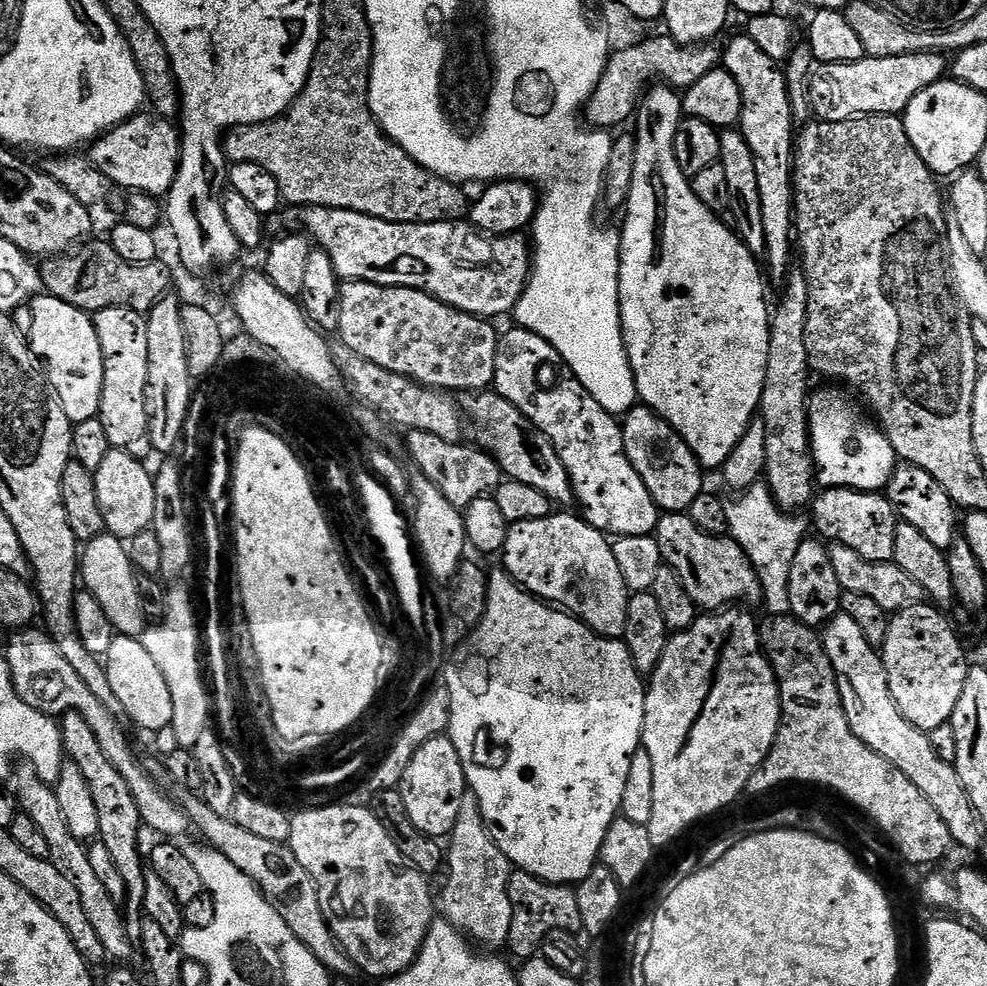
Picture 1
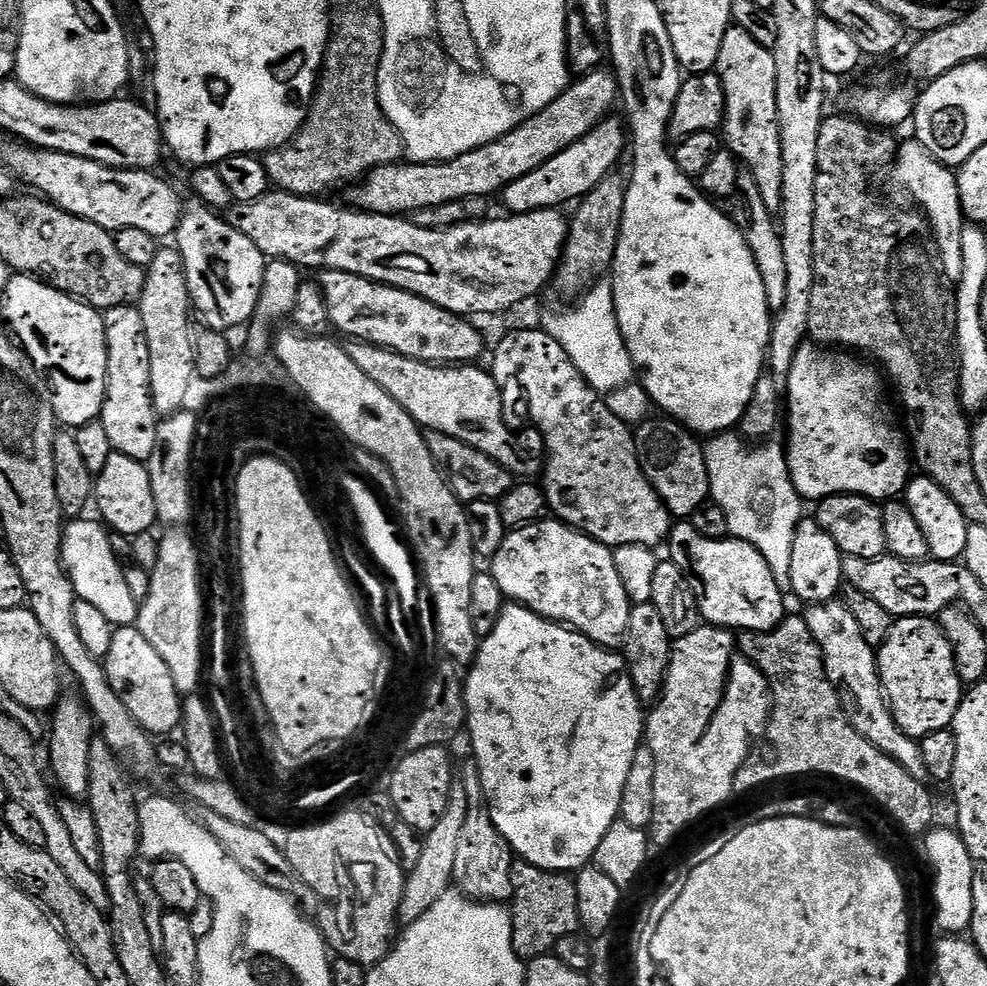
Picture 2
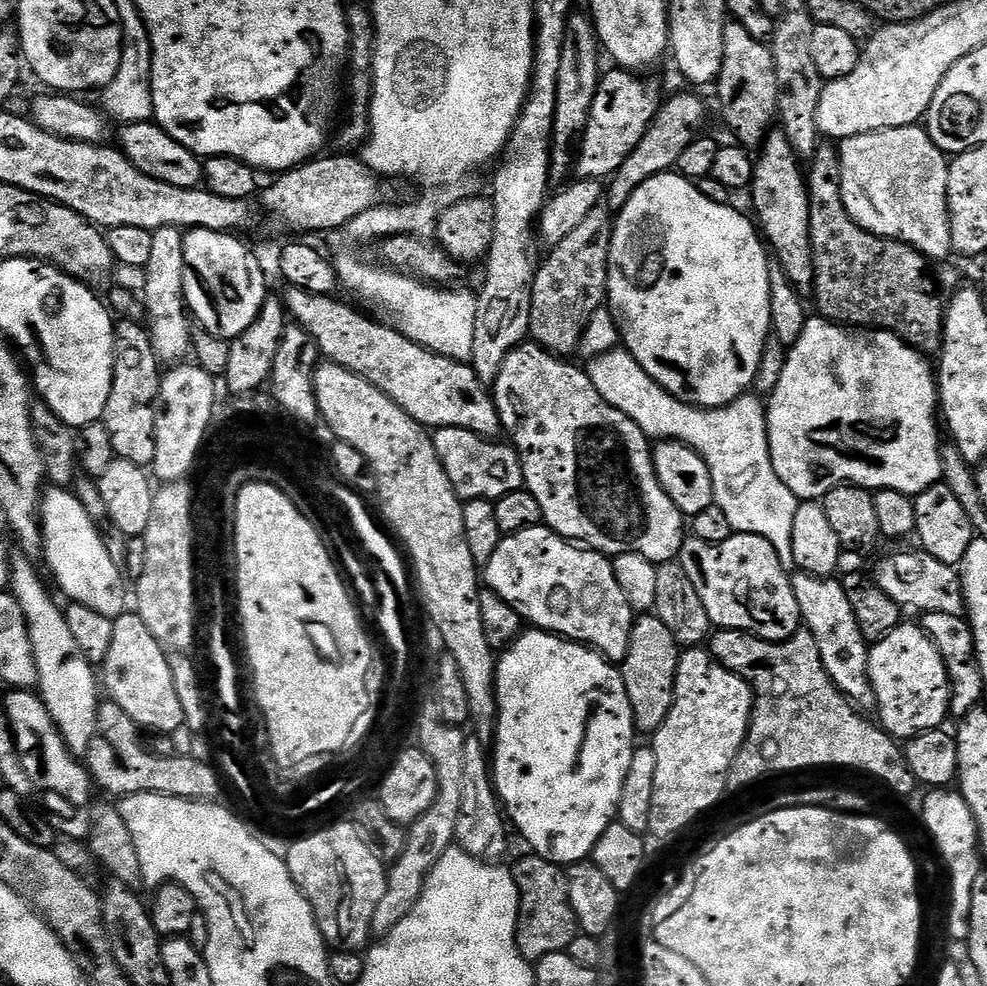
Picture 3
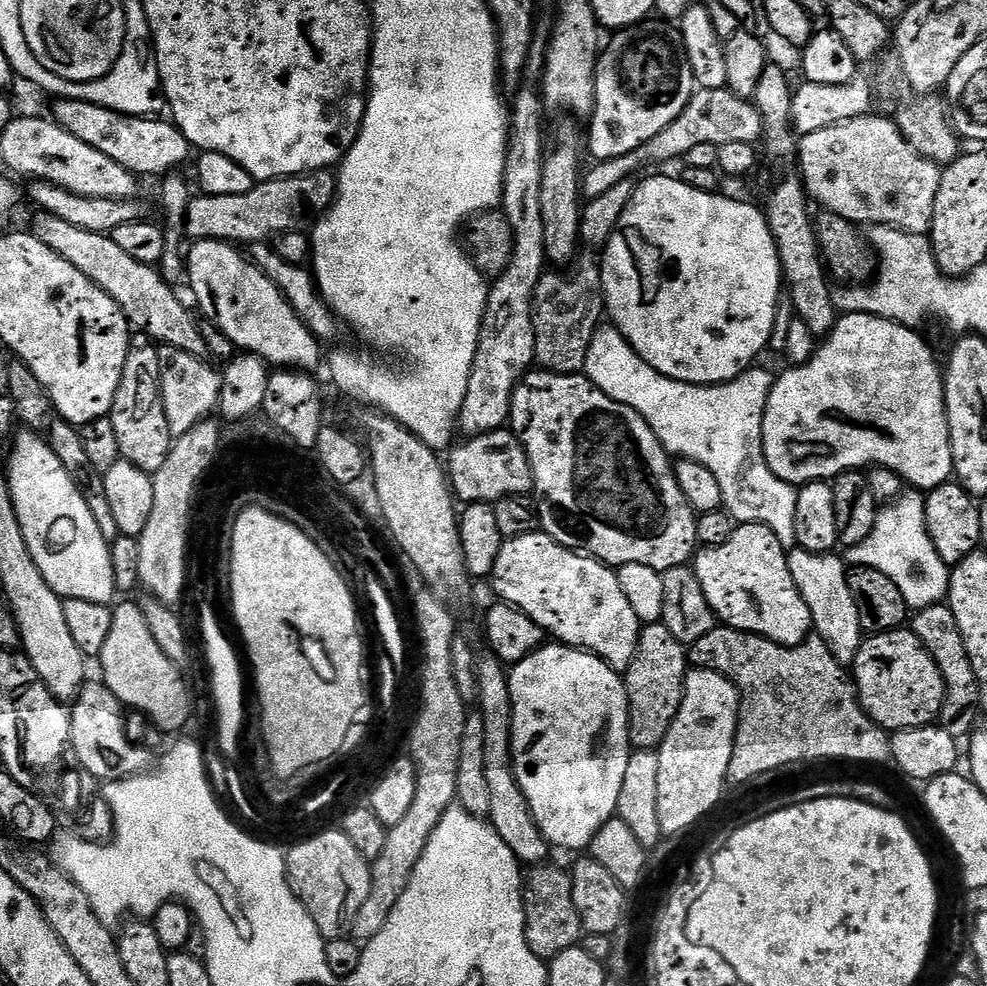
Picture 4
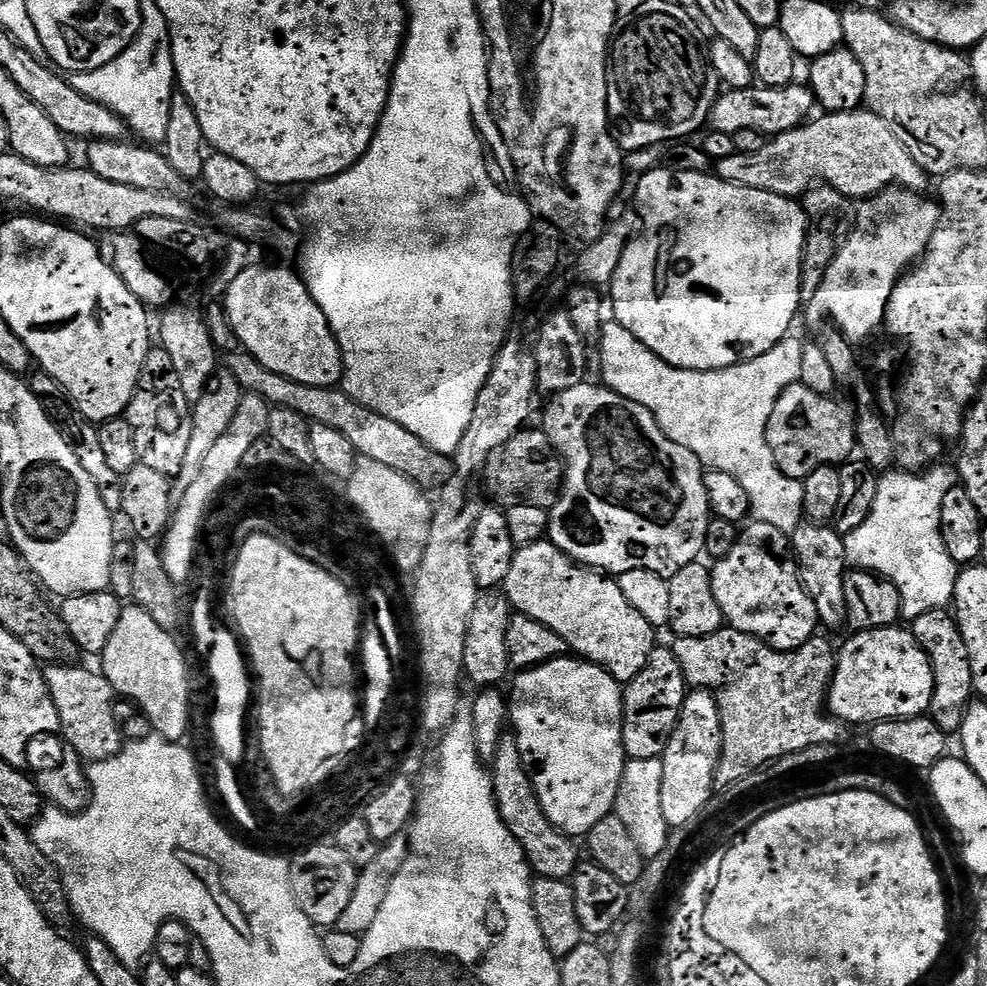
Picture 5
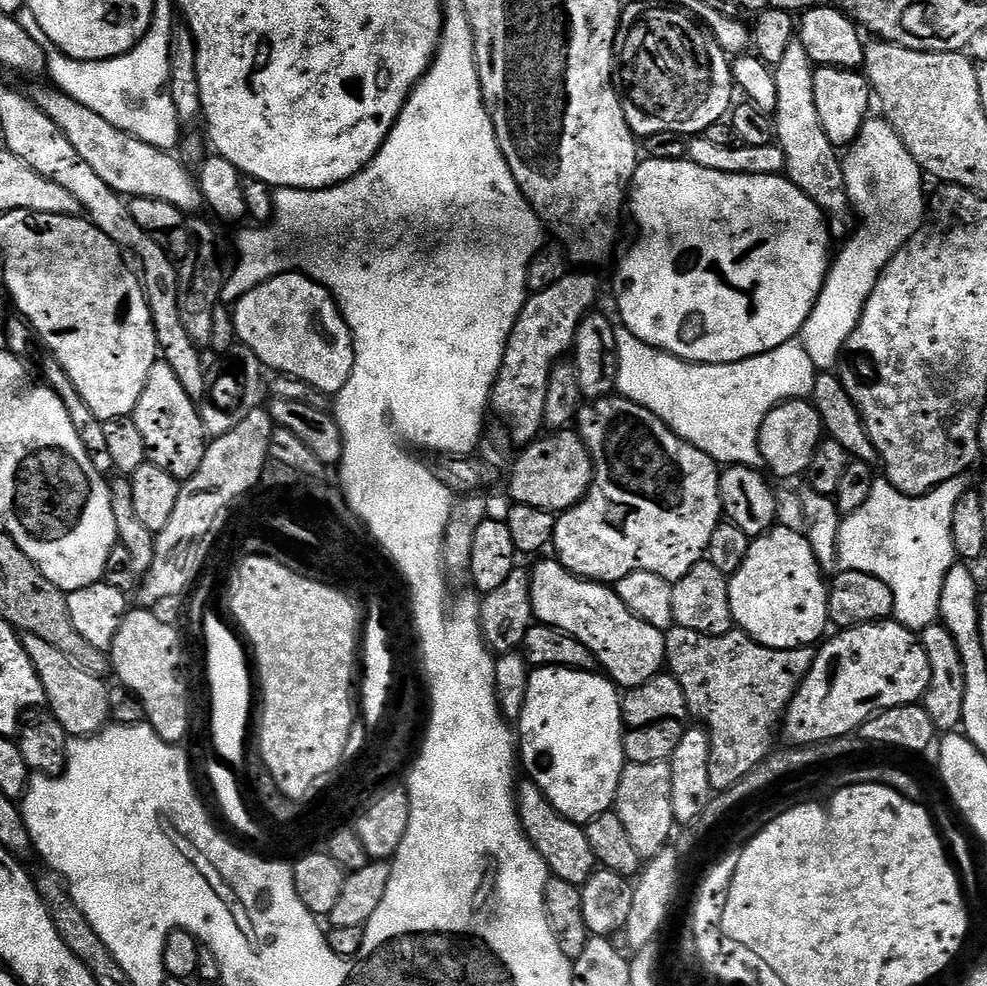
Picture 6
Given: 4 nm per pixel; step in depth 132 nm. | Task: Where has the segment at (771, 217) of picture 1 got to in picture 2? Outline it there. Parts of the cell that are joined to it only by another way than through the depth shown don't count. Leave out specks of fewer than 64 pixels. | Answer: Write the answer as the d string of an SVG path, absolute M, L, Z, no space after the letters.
M735 26L726 30L726 35L722 37L722 50L718 50L718 62L714 69L720 78L720 85L724 91L724 122L722 125L722 144L727 151L736 157L737 161L746 169L754 178L754 186L758 186L758 194L762 194L762 202L766 202L766 206L770 210L779 209L780 199L782 198L782 142L780 141L780 127L776 119L778 118L778 90L776 89L776 79L778 78L778 70L774 66L774 54L771 48L766 46L758 46L758 42L754 42L754 38L750 38L750 34L746 34L746 30Z

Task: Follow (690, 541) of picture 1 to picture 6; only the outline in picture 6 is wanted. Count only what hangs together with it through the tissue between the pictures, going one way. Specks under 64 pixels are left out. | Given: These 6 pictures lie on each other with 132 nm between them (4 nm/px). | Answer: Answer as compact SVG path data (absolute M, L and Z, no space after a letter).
M783 526L769 528L752 540L746 562L742 562L729 579L730 610L735 627L767 648L815 645L830 628L828 584L820 575L822 569L803 532Z

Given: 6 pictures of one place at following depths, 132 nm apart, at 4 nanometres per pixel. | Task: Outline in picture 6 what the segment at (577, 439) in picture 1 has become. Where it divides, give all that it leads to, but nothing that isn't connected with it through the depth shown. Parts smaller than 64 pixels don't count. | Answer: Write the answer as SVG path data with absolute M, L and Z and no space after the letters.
M619 394L604 396L600 400L585 403L576 413L574 428L584 440L584 444L592 456L592 484L588 487L588 493L585 494L583 500L577 502L569 512L559 513L556 532L552 536L552 544L554 549L556 548L555 559L559 560L573 576L597 582L615 582L626 578L626 574L634 574L635 572L658 574L658 578L669 582L682 579L695 564L705 559L710 546L710 534L714 534L714 530L722 522L720 472L716 461L711 460L708 455L695 448L693 444L687 444L681 436L674 435L650 410L638 406L632 400L627 400Z

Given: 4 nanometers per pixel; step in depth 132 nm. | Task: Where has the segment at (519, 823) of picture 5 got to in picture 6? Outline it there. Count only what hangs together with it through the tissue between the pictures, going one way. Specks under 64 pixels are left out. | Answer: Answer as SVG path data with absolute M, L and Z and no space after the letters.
M524 782L517 787L516 813L526 838L532 843L534 850L542 854L552 876L562 878L562 882L583 886L592 877L593 872L597 871L594 850L590 850L590 841L586 838L583 827L558 815L550 806L546 794L542 794L536 784Z

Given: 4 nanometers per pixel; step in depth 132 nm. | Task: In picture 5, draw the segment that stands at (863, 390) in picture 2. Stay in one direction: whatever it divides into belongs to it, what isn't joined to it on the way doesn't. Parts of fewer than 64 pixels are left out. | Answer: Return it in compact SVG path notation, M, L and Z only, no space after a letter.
M791 384L778 398L774 406L774 414L770 414L770 422L766 430L770 454L774 454L778 467L790 478L802 482L810 474L814 474L814 470L843 465L851 457L848 455L851 452L855 453L858 448L856 416L853 409L849 408L844 404L839 404L832 396L824 396L821 392L810 390L805 384Z

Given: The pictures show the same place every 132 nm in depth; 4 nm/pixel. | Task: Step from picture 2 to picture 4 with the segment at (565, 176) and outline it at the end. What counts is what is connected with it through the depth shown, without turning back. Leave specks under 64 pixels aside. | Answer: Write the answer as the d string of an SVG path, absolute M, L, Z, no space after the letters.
M649 18L632 28L619 29L613 36L616 37L609 44L607 41L596 61L596 105L586 124L586 148L593 161L622 158L622 154L630 154L638 150L638 146L650 142L654 134L662 134L662 130L666 130L666 126L686 110L692 93L698 88L684 41L671 23Z

